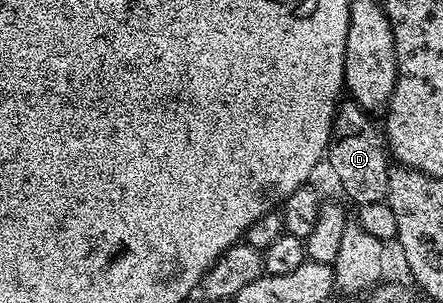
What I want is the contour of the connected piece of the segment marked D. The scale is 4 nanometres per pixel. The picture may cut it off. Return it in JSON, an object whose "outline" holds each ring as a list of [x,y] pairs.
{"outline":[[[350,98],[340,99],[333,118],[331,137],[327,143],[325,164],[331,167],[333,175],[339,179],[339,184],[347,188],[347,196],[355,206],[369,202],[384,202],[387,198],[389,174],[391,168],[389,153],[385,143],[384,133],[374,124],[372,117]]]}

